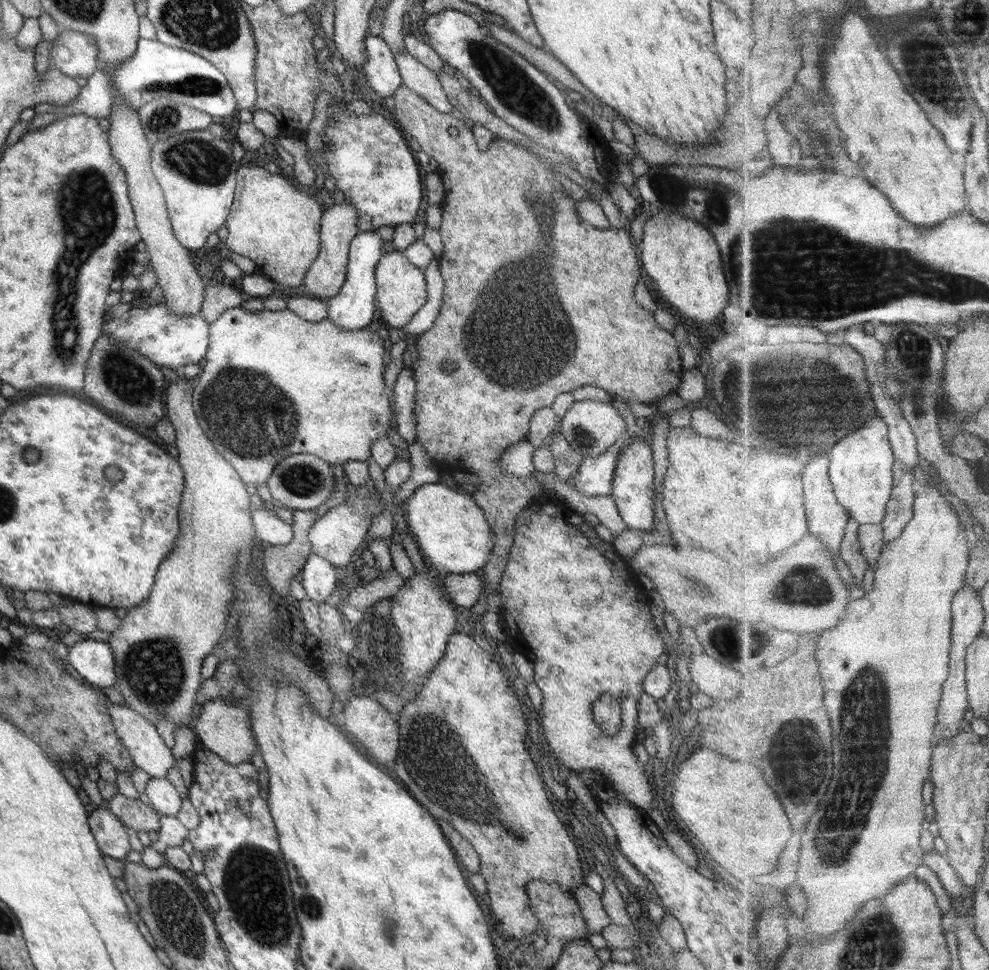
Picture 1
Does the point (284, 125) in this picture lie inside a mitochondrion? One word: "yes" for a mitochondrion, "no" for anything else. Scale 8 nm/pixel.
no

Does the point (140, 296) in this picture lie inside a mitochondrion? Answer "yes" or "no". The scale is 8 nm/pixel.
no

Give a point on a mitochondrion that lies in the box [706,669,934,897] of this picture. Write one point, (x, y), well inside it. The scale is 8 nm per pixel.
(809, 767)

